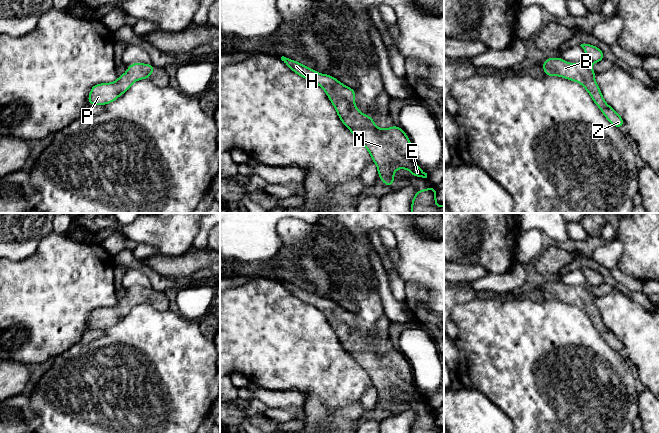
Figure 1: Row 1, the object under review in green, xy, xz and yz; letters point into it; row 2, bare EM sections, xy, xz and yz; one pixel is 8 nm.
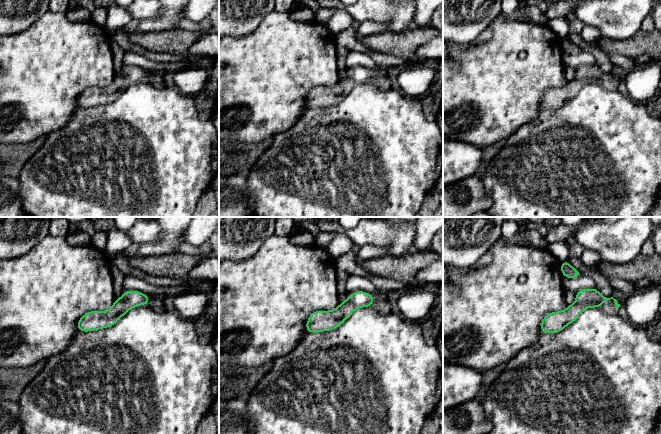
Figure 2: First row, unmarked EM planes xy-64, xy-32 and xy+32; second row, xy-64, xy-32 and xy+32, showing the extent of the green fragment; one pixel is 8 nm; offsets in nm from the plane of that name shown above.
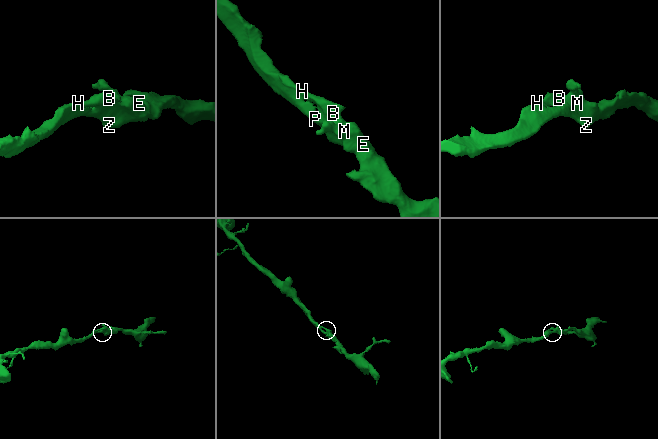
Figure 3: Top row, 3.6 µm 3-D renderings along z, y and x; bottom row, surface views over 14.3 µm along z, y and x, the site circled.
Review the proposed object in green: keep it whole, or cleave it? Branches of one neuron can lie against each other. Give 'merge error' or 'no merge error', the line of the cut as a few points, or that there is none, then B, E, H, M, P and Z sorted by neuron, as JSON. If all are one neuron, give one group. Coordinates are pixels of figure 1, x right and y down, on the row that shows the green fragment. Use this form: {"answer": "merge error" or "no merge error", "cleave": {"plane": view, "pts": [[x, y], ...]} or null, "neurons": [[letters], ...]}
{"answer": "no merge error", "cleave": null, "neurons": [["B", "E", "H", "M", "P", "Z"]]}

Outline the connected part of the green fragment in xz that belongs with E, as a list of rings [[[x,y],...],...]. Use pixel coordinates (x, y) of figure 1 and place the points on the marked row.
[[[284,56],[281,57],[281,60],[293,72],[316,83],[324,89],[344,126],[349,128],[356,139],[369,151],[372,161],[377,166],[378,176],[383,181],[384,185],[391,186],[394,184],[394,172],[397,169],[407,169],[411,172],[411,176],[427,178],[427,173],[416,164],[411,142],[402,128],[394,125],[387,129],[381,129],[376,126],[371,116],[361,113],[356,107],[355,89],[345,86],[331,75],[318,73],[300,62],[296,62]]]

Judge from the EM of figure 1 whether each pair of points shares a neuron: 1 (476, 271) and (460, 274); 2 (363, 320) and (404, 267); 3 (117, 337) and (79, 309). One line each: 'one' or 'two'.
1: one
2: two
3: two

